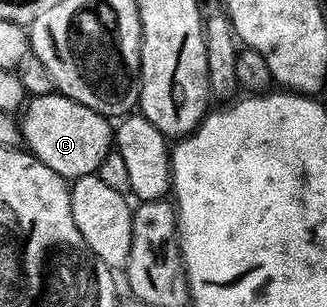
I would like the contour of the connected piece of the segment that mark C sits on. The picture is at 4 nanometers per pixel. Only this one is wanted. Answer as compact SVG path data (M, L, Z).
M55 90L43 96L30 96L20 112L22 144L48 170L56 170L68 182L97 173L100 162L112 151L115 125L96 110Z

